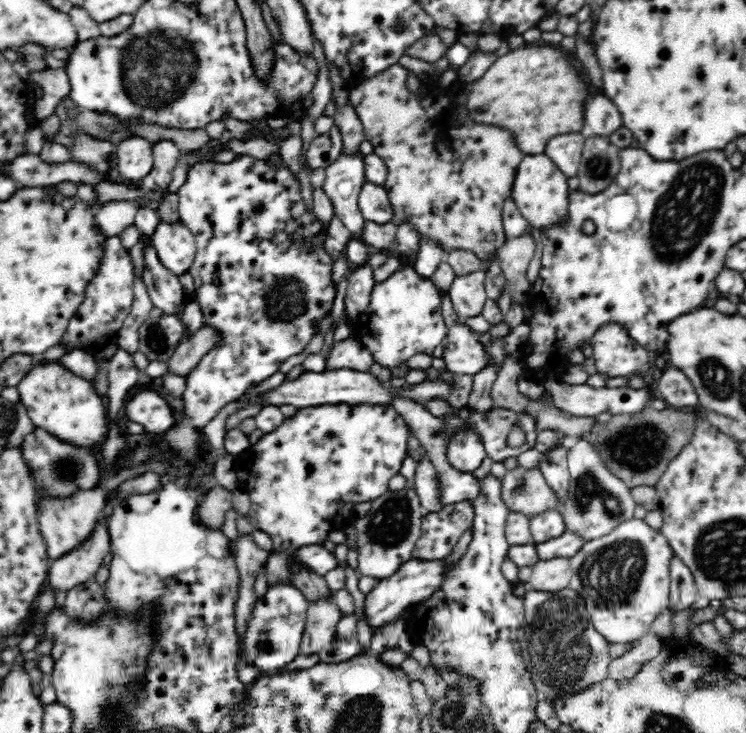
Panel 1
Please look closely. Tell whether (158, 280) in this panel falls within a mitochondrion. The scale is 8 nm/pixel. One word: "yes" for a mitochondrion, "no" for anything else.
no

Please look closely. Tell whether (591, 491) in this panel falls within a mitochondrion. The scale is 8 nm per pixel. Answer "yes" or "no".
yes

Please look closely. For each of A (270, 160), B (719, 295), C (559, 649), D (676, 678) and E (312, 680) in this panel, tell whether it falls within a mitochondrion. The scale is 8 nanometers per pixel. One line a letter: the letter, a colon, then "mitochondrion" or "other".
A: other
B: other
C: mitochondrion
D: other
E: other

